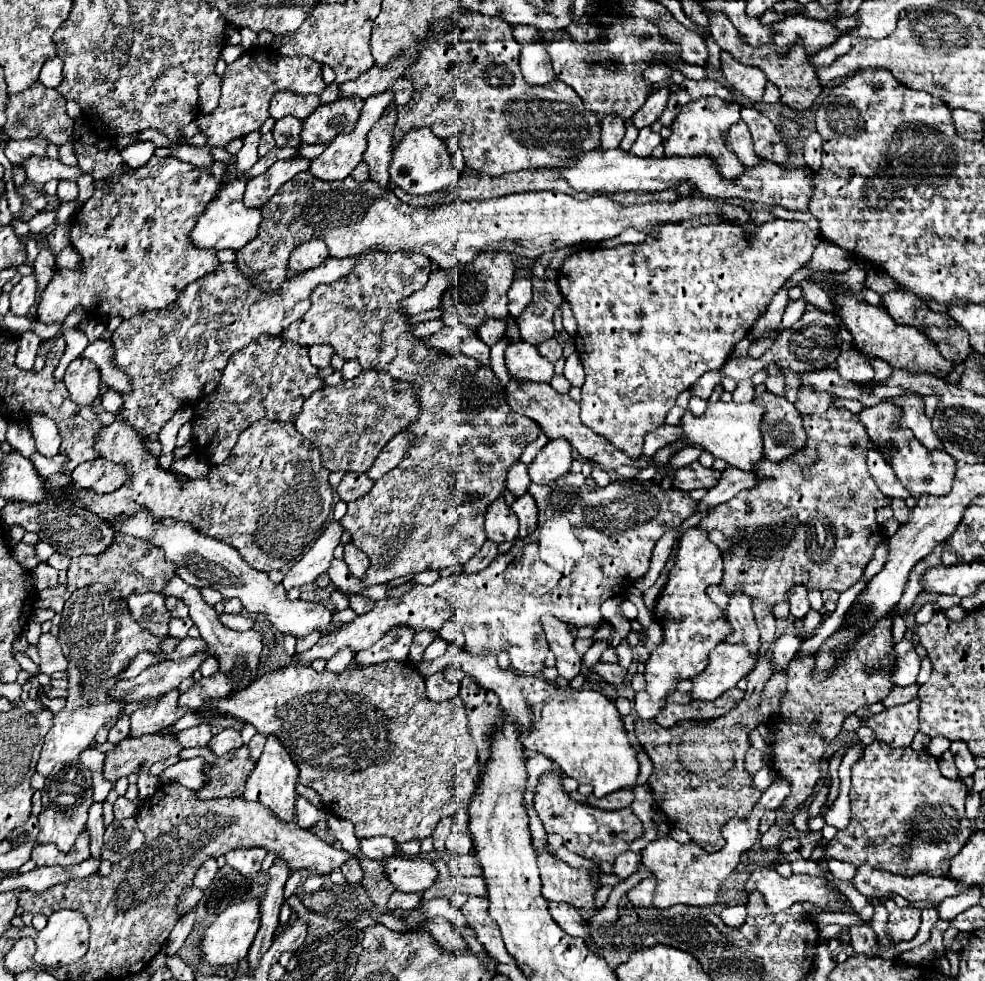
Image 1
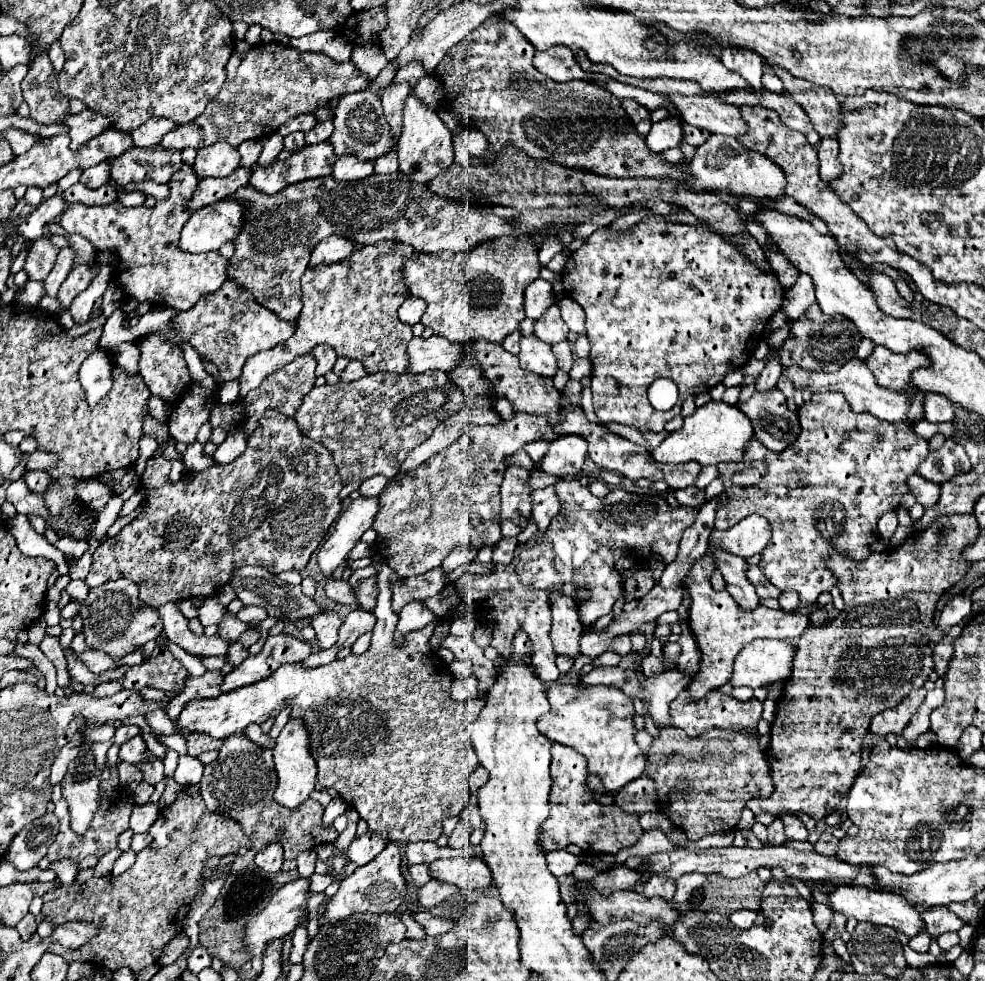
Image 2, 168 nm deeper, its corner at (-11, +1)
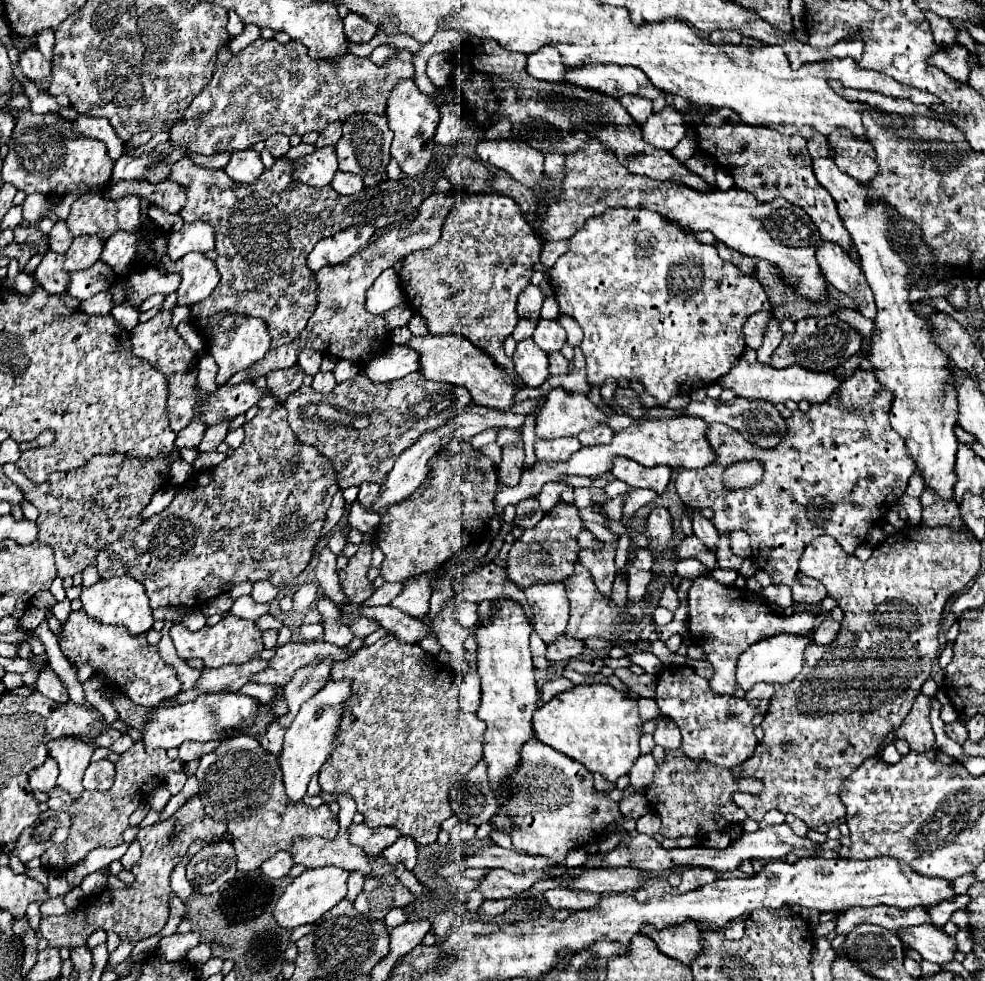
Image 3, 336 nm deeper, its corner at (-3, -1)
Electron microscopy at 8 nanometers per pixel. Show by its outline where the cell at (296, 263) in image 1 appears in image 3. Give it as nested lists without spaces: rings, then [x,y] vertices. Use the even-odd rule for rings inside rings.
[[[361,225],[361,227],[343,229],[331,237],[317,241],[317,245],[313,247],[313,251],[307,257],[307,267],[311,271],[317,271],[327,265],[345,263],[353,253],[357,253],[359,249],[363,249],[369,243],[373,233],[375,231],[369,225]]]

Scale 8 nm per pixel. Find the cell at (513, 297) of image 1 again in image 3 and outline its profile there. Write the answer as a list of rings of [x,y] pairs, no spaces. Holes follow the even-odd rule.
[[[529,285],[519,301],[517,301],[517,315],[519,317],[525,317],[529,321],[537,321],[539,319],[539,311],[541,311],[541,305],[543,305],[543,291],[537,287],[537,285]]]

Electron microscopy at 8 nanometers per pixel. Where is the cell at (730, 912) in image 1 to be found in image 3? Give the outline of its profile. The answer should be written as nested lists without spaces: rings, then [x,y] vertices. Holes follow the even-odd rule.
[[[735,919],[729,925],[725,925],[723,933],[727,939],[741,939],[743,937],[743,929],[745,929],[745,921],[743,919]]]

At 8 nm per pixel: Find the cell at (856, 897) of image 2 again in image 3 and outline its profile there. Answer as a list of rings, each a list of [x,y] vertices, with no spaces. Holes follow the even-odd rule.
[[[933,925],[907,927],[905,931],[899,931],[897,935],[905,945],[919,951],[921,957],[927,959],[927,961],[947,963],[947,961],[953,959],[955,939],[945,935],[941,929],[937,929]]]

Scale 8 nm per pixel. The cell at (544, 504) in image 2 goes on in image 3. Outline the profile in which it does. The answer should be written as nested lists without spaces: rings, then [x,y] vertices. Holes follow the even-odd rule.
[[[545,483],[541,493],[537,495],[537,501],[545,513],[549,513],[561,499],[561,493],[565,491],[565,483]]]

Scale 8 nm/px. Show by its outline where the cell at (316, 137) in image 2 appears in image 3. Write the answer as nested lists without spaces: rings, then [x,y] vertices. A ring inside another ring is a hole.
[[[329,123],[321,133],[319,139],[315,141],[315,147],[325,147],[325,145],[335,145],[341,137],[341,123]]]

